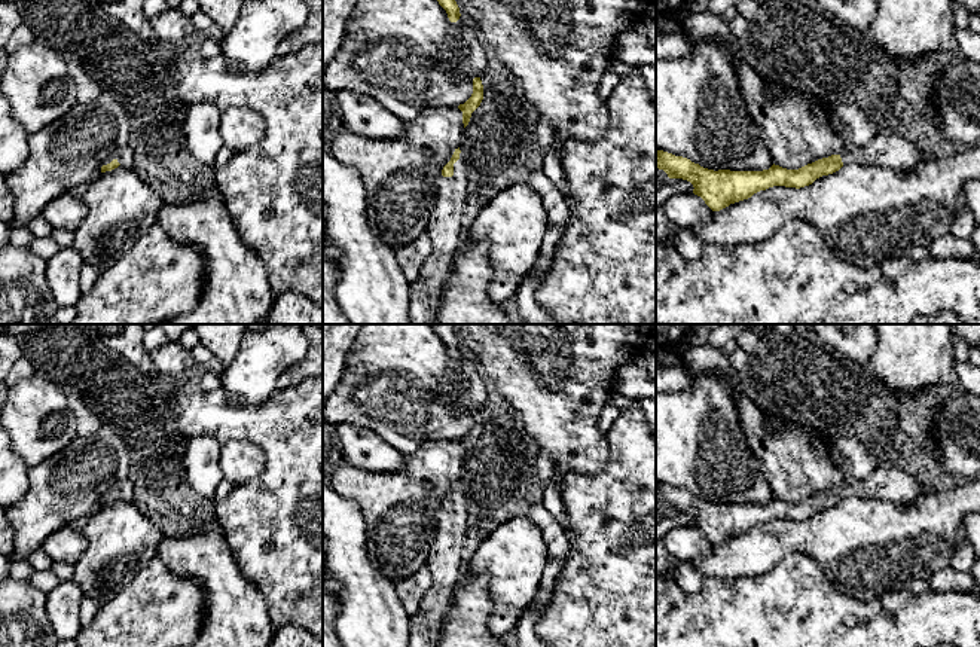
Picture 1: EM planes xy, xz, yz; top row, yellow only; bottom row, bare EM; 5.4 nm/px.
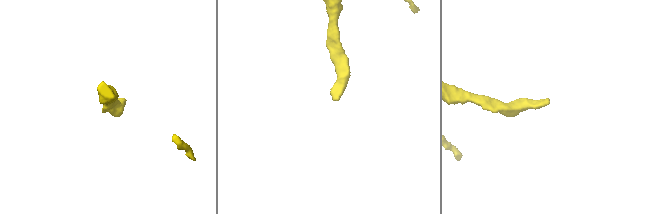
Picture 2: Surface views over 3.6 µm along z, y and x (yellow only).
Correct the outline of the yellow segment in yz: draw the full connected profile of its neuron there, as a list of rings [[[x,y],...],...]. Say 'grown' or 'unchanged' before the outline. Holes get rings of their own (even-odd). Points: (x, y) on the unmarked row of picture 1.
grown | [[[879,466],[874,473],[865,479],[845,482],[839,488],[831,488],[828,491],[818,492],[799,503],[787,503],[773,497],[769,503],[763,504],[714,504],[703,501],[687,491],[675,489],[663,483],[656,483],[656,501],[663,503],[669,512],[683,512],[690,515],[694,521],[693,527],[700,529],[712,544],[720,544],[729,540],[730,537],[748,532],[754,527],[773,519],[785,519],[796,522],[809,519],[816,512],[833,507],[848,497],[873,498],[891,501],[900,506],[909,506],[912,501],[918,500],[926,492],[929,492],[929,489],[922,486],[906,469],[885,466]]]

